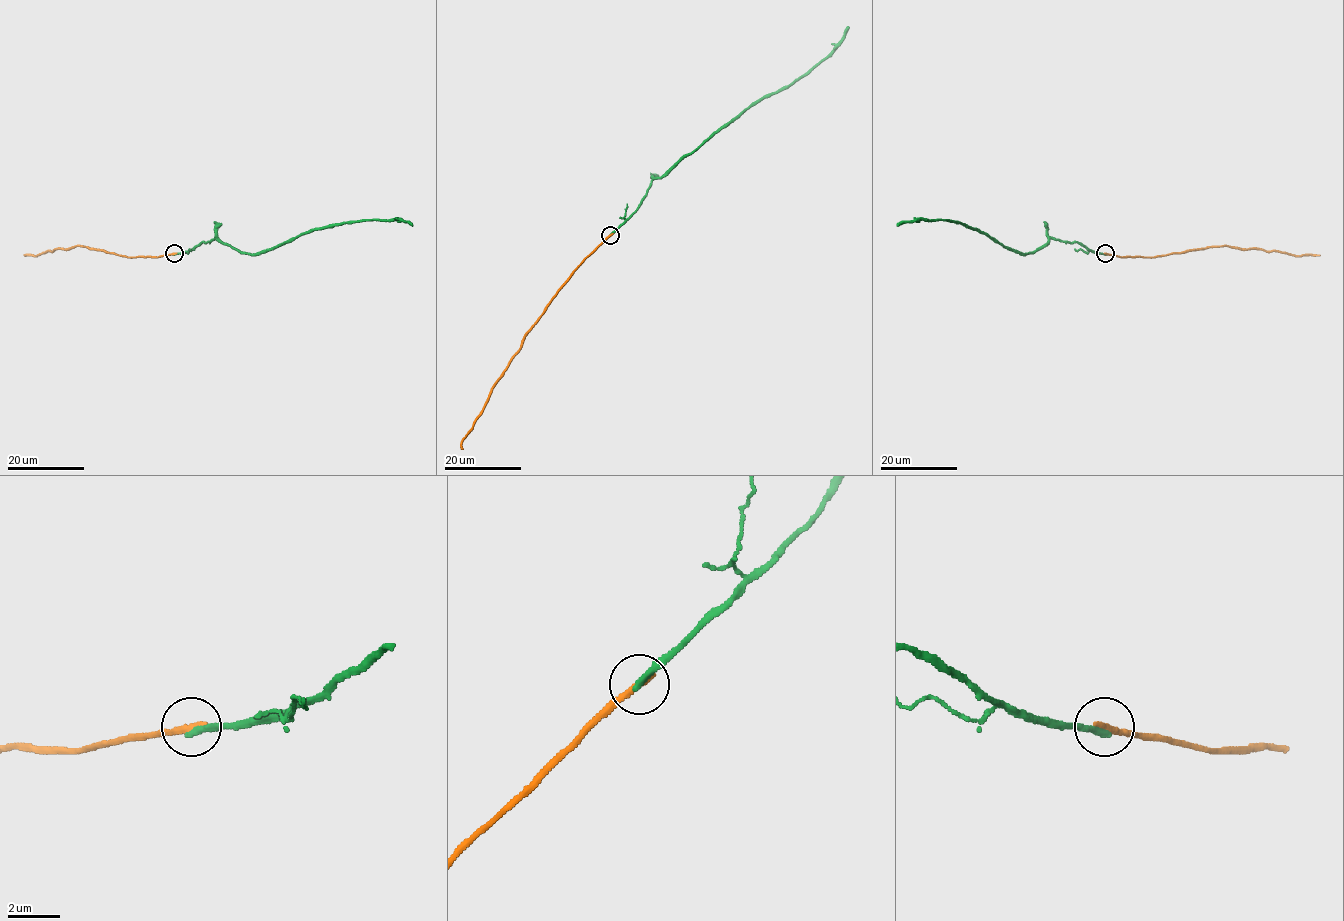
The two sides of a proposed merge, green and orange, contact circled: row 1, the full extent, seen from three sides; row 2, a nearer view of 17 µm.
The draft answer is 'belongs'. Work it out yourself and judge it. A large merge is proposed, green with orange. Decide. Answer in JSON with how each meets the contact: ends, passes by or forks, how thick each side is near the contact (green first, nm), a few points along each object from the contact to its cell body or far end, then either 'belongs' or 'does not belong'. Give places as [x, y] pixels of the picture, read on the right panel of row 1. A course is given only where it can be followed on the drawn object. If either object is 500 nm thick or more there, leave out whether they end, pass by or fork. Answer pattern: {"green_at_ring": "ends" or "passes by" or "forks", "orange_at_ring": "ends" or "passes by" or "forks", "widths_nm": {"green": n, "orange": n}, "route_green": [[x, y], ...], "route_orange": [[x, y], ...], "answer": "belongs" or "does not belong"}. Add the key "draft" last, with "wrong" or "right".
{"green_at_ring": "ends", "orange_at_ring": "ends", "widths_nm": {"green": 280, "orange": 280}, "route_green": [[1106, 254], [1052, 238], [1040, 248], [1022, 254], [953, 220], [908, 220], [896, 225]], "route_orange": [[1106, 253], [1121, 257], [1155, 257], [1227, 245], [1299, 256], [1320, 255]], "answer": "does not belong", "draft": "wrong"}

